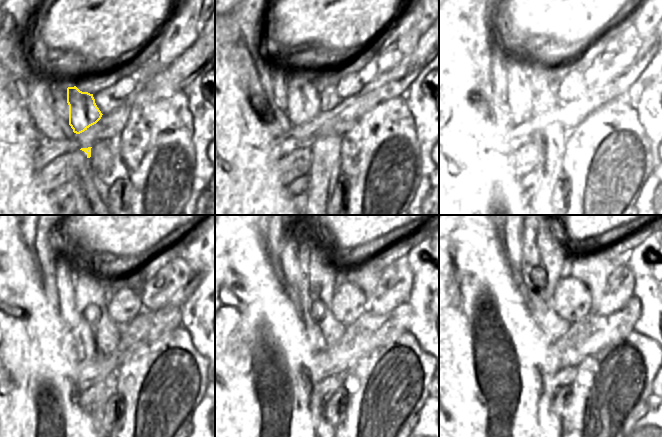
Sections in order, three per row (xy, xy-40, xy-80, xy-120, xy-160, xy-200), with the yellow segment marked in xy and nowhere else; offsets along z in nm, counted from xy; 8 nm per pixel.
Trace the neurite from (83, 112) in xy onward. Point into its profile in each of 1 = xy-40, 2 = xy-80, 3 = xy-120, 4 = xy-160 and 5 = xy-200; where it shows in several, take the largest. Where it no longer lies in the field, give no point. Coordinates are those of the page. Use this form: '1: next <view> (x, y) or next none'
1: next xy-40 (303, 103)
2: next xy-80 (520, 98)
3: next xy-120 (64, 273)
4: next xy-160 (287, 256)
5: next xy-200 (510, 238)

